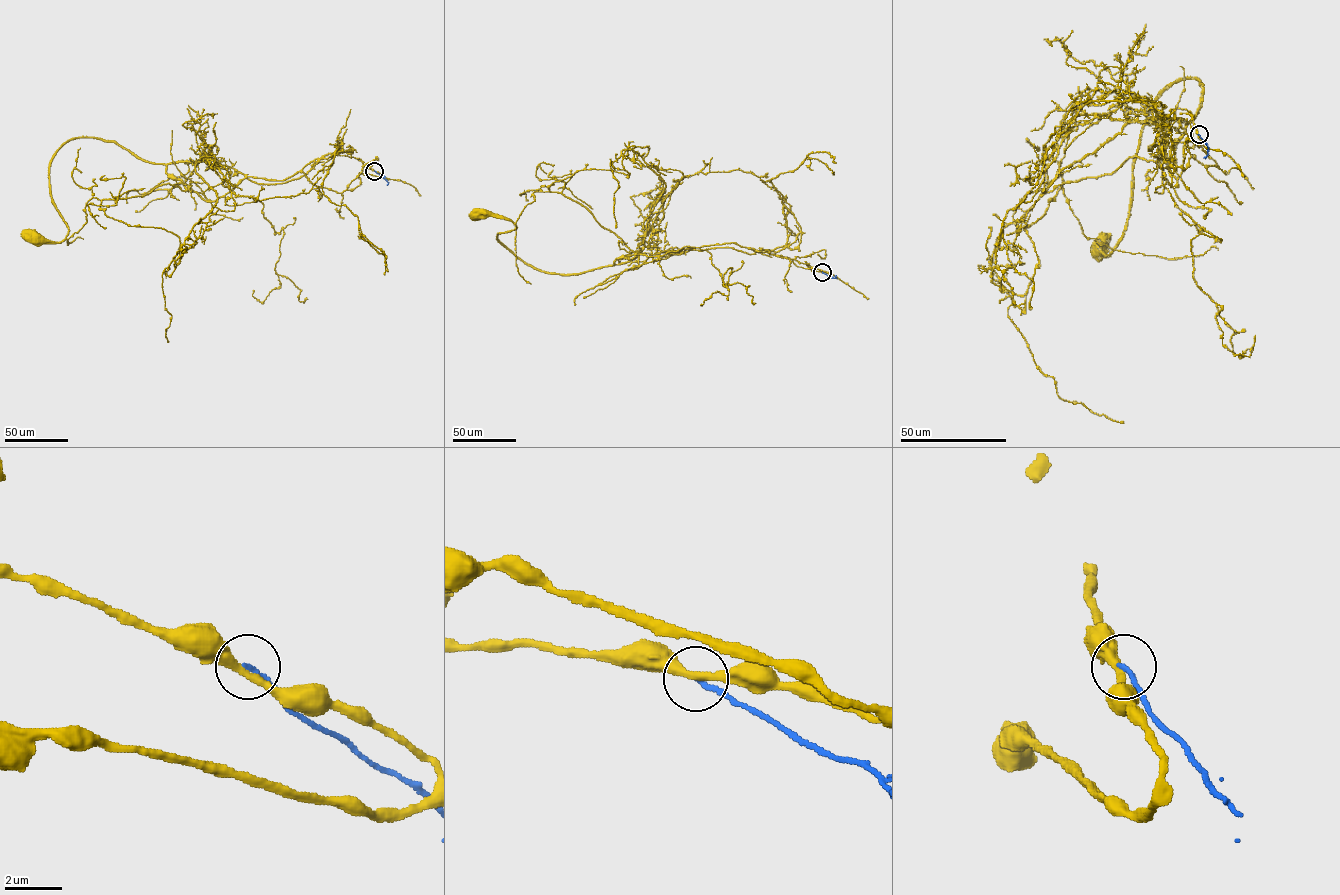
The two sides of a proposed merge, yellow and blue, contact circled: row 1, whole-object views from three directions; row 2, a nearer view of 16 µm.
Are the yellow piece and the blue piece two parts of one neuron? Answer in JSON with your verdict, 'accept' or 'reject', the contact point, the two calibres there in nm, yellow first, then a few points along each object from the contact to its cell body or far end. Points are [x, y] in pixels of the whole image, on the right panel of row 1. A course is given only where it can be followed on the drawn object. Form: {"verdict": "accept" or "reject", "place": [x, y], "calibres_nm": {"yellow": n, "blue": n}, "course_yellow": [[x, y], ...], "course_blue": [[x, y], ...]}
{"verdict": "reject", "place": [1199, 134], "calibres_nm": {"yellow": 280, "blue": 160}, "course_yellow": [[1198, 134], [1176, 172], [1149, 148], [1171, 185], [1202, 93], [1179, 79], [1102, 246]], "course_blue": [[1198, 134], [1208, 148], [1208, 154], [1203, 157]]}

